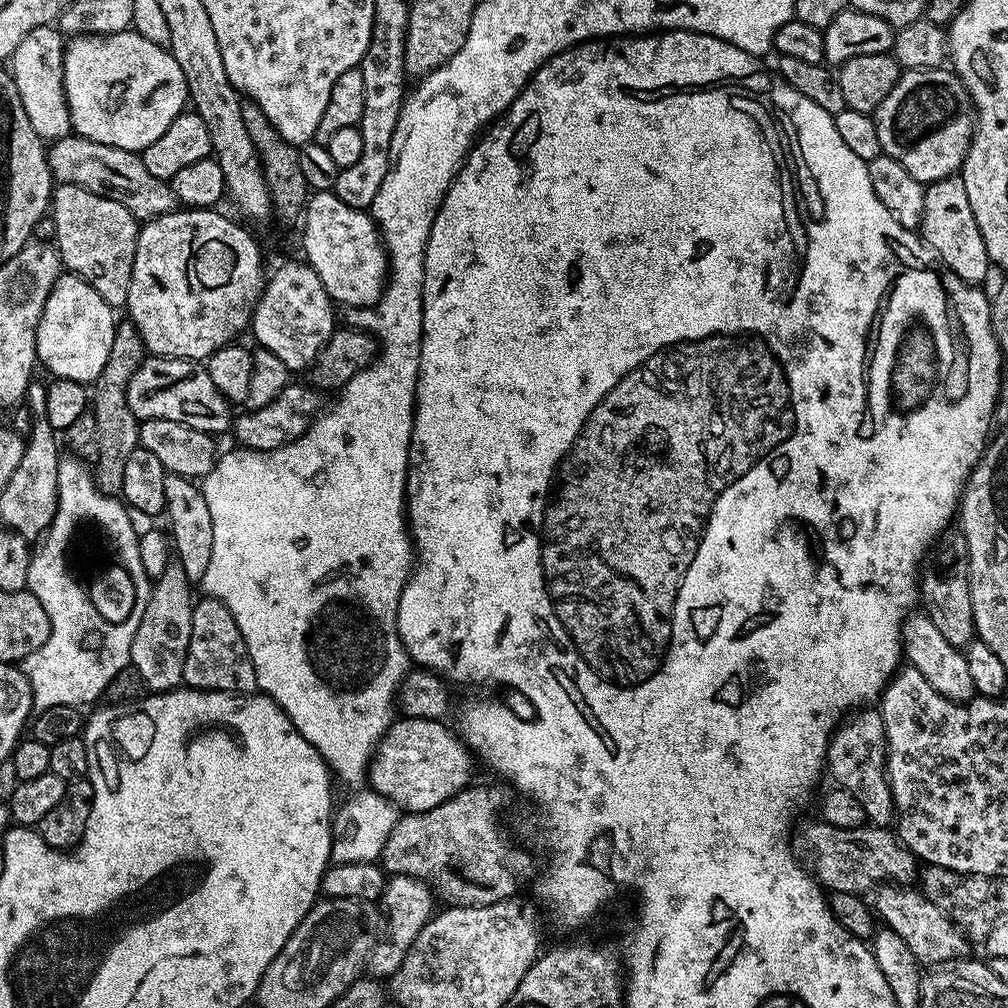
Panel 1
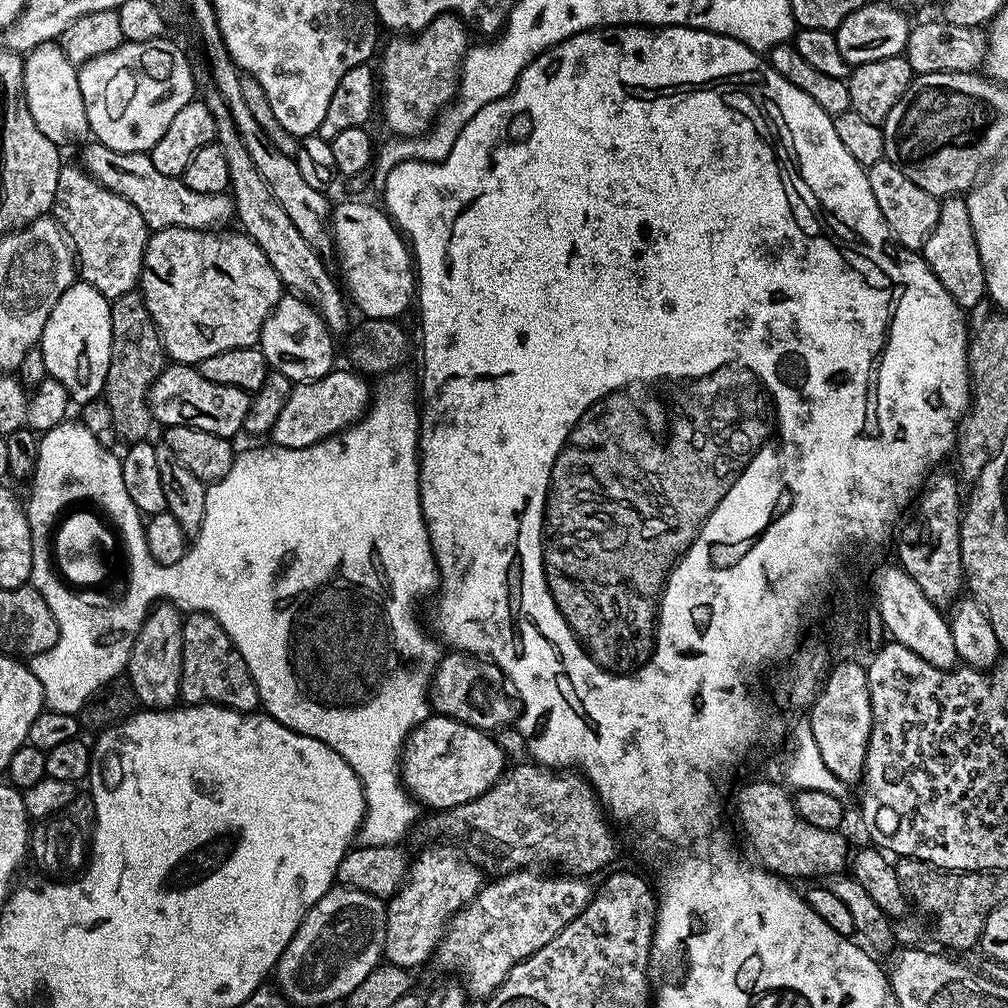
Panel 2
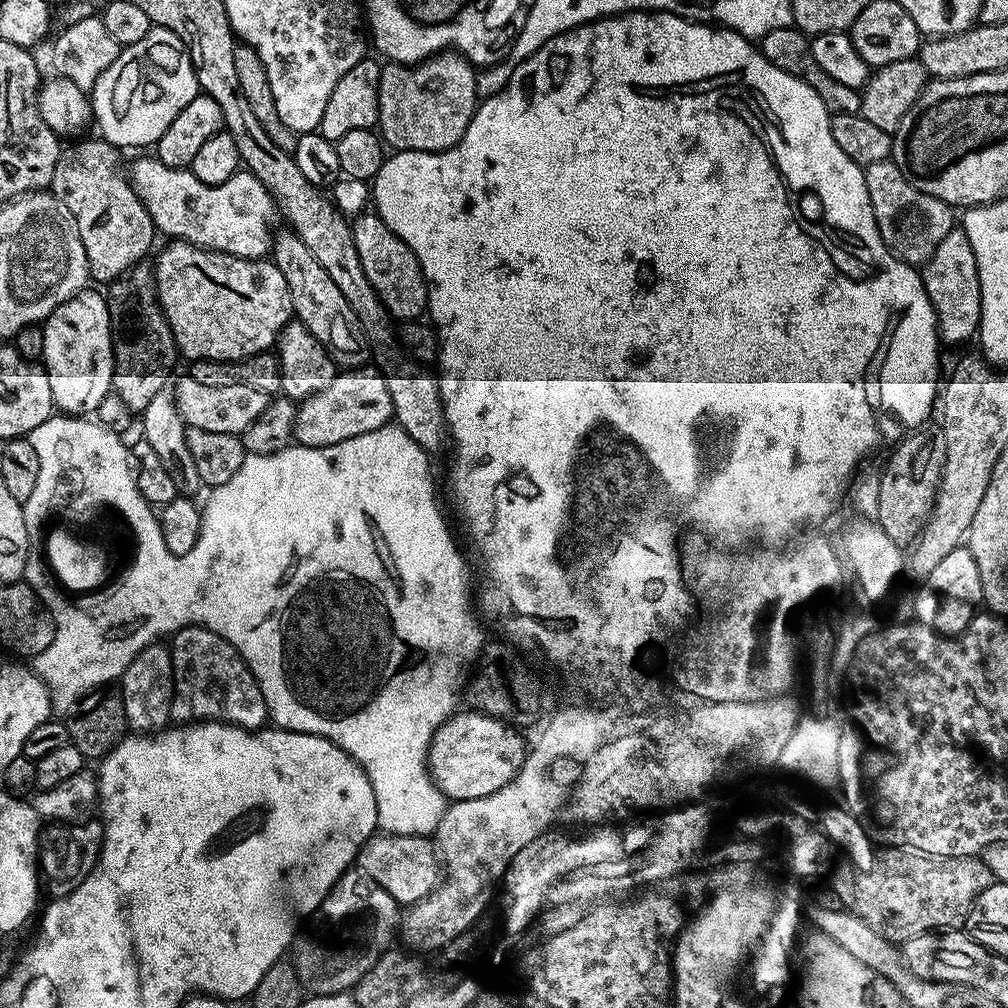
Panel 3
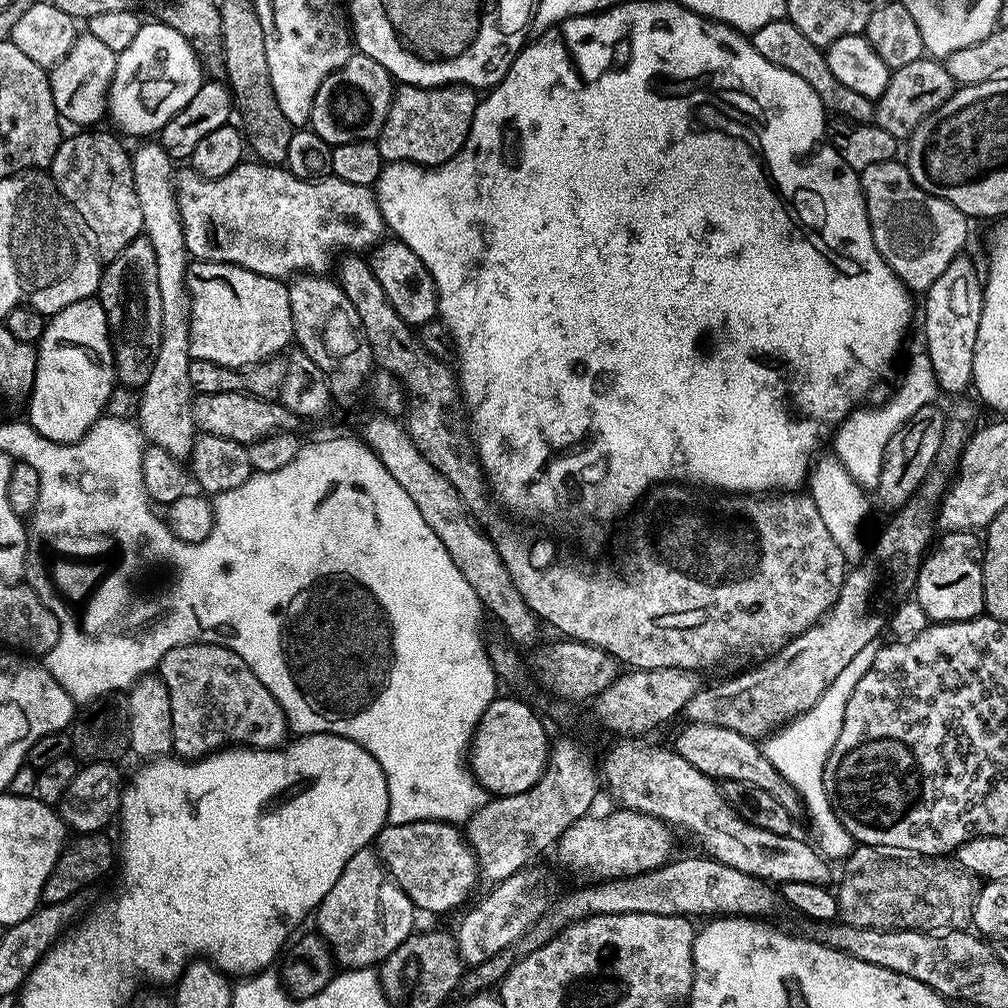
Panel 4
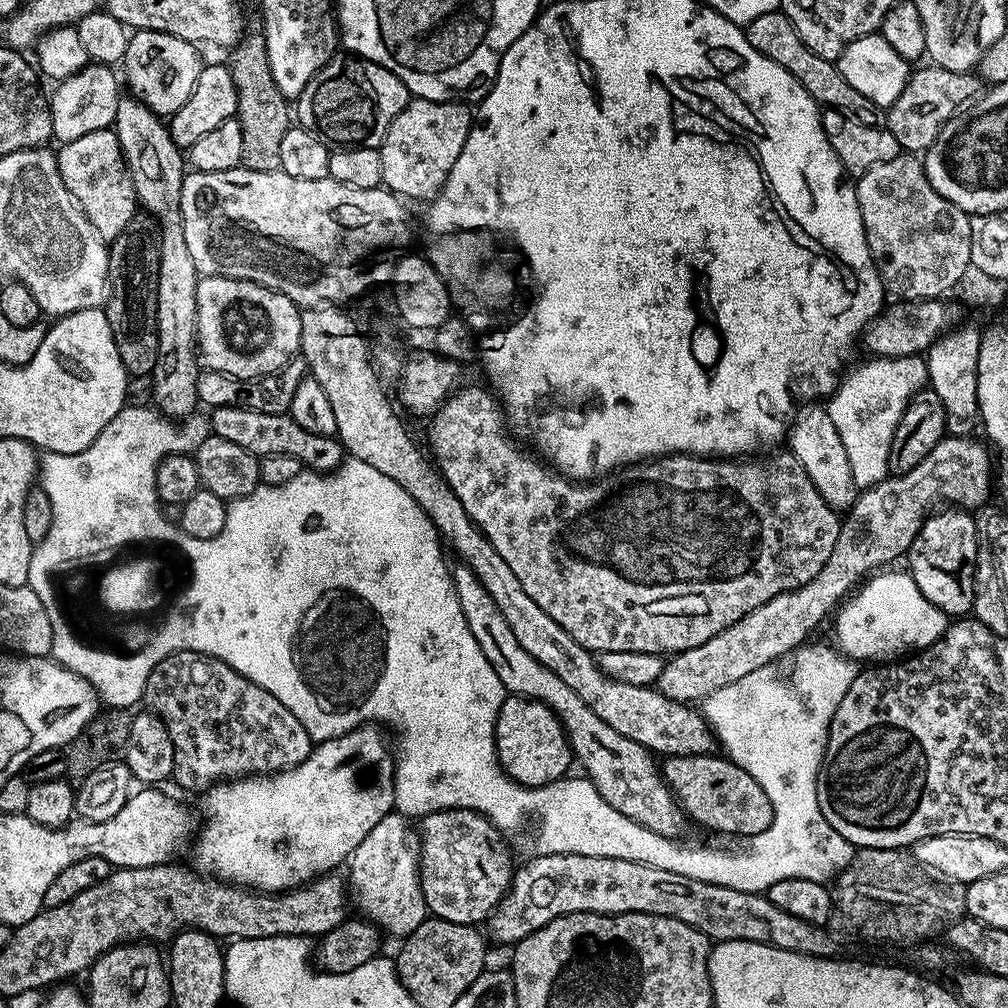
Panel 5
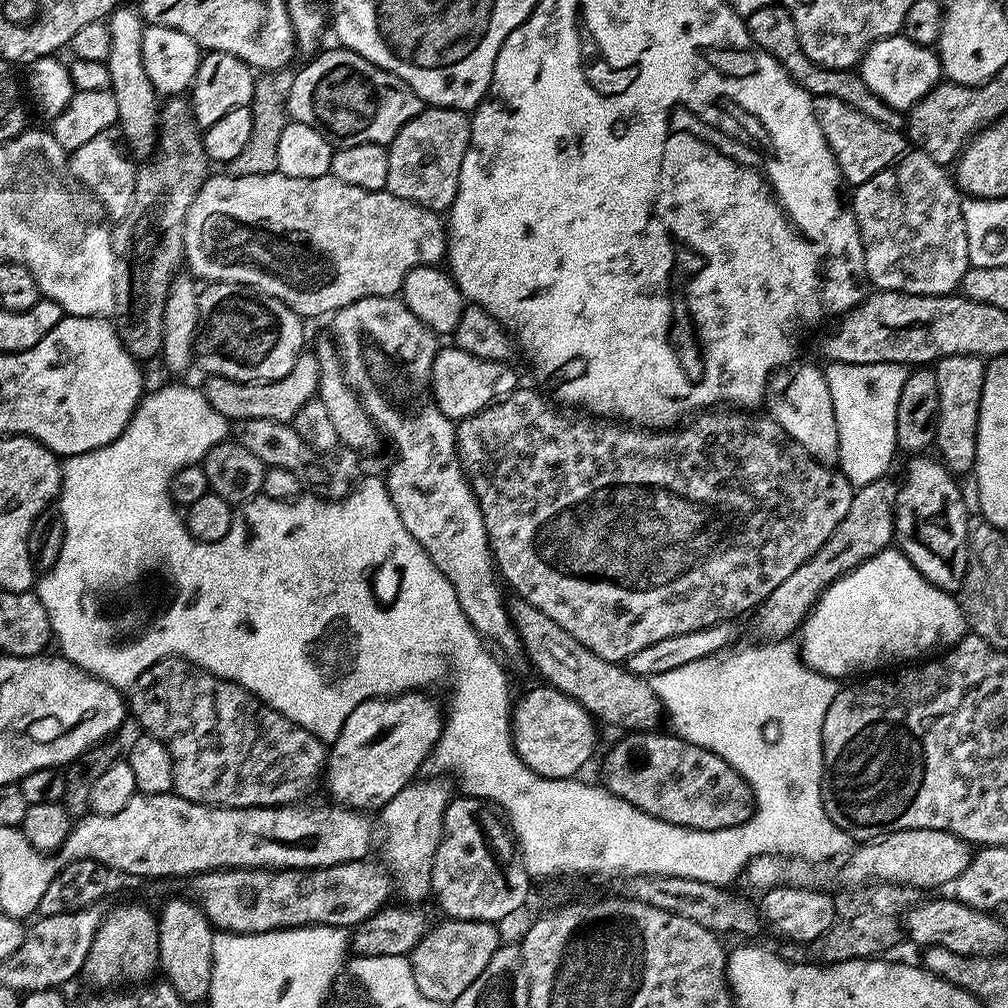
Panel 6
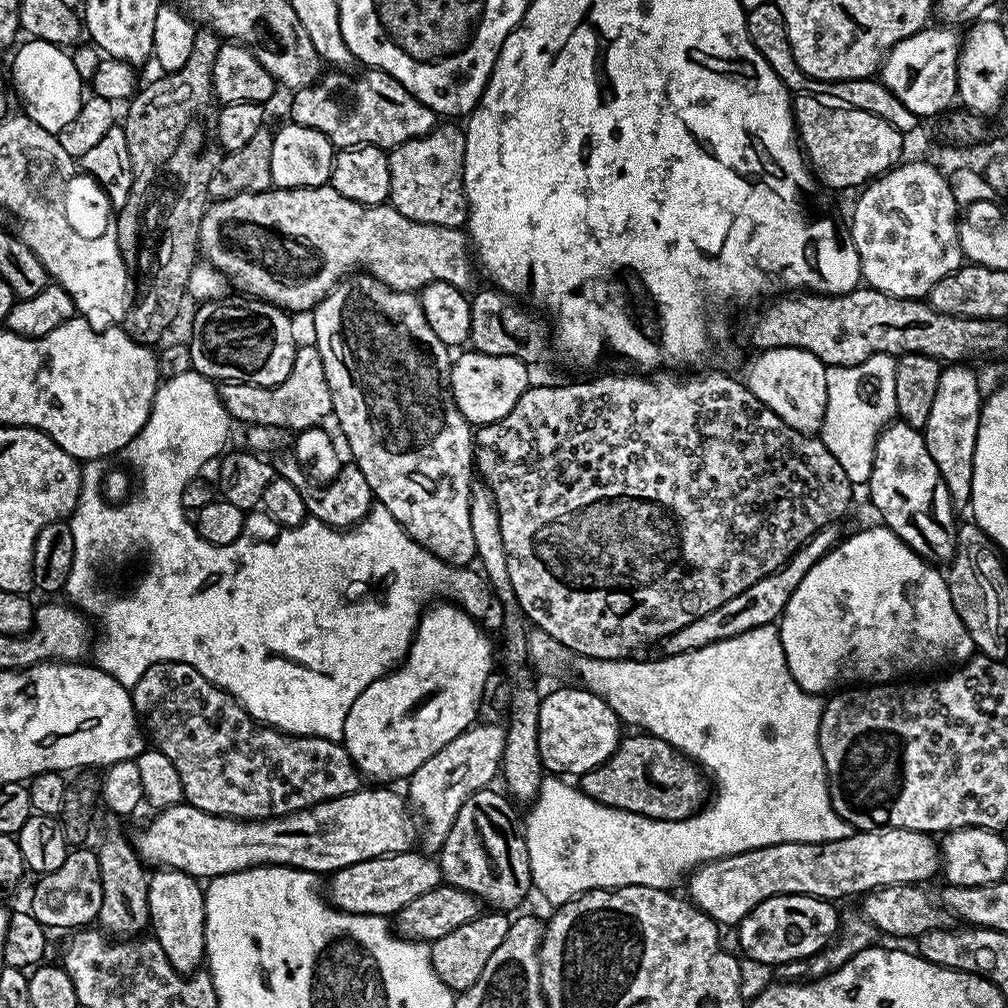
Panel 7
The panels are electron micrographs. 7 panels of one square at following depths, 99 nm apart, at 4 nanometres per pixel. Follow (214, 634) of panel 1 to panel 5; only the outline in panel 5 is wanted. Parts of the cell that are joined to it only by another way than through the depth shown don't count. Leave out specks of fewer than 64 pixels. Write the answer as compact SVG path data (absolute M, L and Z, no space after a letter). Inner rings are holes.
M175 652L158 662L146 678L143 703L162 718L174 742L172 780L192 792L229 778L290 770L314 747L306 726L270 690L262 690L226 662L201 652Z

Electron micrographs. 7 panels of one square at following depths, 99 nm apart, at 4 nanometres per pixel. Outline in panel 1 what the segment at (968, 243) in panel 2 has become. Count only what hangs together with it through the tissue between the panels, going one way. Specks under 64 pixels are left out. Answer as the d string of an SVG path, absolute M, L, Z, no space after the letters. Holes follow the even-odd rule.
M959 175L947 176L925 187L924 213L920 219L919 231L924 243L938 257L939 263L944 263L960 279L957 281L976 286L984 282L980 280L989 279L990 261L986 254L986 242L982 242L982 230L978 230L974 210L970 210L966 186Z

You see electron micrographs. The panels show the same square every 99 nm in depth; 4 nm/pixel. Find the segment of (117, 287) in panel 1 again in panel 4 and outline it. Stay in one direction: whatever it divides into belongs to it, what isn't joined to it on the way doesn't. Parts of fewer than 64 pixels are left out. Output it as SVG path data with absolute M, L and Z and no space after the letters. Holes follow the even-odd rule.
M82 130L80 134L61 139L48 172L56 189L72 205L85 231L92 237L97 256L108 263L143 233L144 223L134 190L129 151L114 135L96 131L100 130Z

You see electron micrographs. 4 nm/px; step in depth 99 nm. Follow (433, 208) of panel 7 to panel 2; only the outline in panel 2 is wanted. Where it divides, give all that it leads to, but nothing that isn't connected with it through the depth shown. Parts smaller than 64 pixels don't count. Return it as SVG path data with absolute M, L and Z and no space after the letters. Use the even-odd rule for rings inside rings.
M455 13L440 15L413 36L394 36L386 46L380 68L378 64L378 80L380 83L380 110L384 112L387 126L400 138L411 138L425 134L431 124L443 111L444 107L456 97L459 88L459 66L465 54L470 50L468 44L469 29Z

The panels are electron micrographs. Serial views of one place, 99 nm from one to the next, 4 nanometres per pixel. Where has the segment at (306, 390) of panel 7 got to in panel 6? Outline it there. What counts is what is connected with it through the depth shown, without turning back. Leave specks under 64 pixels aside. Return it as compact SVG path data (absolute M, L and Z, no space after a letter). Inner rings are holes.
M315 351L301 352L294 370L277 380L231 380L225 376L203 377L202 391L206 402L225 416L229 422L239 422L250 418L270 418L290 422L312 400L317 399L320 390L320 367Z

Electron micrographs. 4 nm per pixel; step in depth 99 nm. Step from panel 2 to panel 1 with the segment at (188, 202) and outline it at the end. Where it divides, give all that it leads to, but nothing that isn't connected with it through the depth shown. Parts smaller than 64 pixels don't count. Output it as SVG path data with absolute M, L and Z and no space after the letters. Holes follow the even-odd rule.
M69 134L48 148L48 165L57 185L73 184L108 199L116 199L140 222L147 222L155 216L173 211L178 204L175 194L172 193L171 183L154 178L154 174L146 170L144 157L140 152L106 146L85 136Z

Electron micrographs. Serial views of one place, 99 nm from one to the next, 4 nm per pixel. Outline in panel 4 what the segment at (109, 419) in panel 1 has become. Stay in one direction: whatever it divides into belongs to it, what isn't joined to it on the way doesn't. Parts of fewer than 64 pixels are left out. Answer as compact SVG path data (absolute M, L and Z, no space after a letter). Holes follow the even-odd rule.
M141 234L116 258L103 265L98 299L108 319L108 339L112 342L116 379L128 388L143 389L150 378L150 372L154 370L154 360L162 342L162 298L158 294L158 262L154 258L154 246L150 246L147 236Z

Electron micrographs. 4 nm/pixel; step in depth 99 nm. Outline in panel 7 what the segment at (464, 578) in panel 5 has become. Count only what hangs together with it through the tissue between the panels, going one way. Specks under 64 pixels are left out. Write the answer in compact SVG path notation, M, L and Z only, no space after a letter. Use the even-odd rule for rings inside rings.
M356 270L335 284L330 291L324 295L322 302L318 302L310 313L312 319L312 332L314 343L318 354L322 354L322 366L326 366L326 382L330 386L330 398L332 399L332 416L340 423L340 432L352 451L351 463L362 470L366 482L370 485L373 497L406 530L406 534L412 540L417 540L423 548L433 552L439 560L453 566L468 566L476 560L476 547L474 546L474 533L470 526L470 498L472 497L472 486L474 483L474 428L458 410L456 403L452 401L450 390L450 370L452 369L453 357L430 330L430 322L426 322L426 314L422 314L420 297L415 292L399 292L393 288L386 288L380 281L368 275L367 271Z

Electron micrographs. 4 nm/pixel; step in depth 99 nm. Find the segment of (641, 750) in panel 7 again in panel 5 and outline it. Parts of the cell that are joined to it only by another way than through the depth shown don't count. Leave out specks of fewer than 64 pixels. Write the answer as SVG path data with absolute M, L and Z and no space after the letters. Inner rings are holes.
M698 754L670 756L663 761L662 771L668 789L676 797L687 819L697 820L704 828L724 831L728 836L757 836L773 824L773 804L768 792L746 770L737 768L727 755Z

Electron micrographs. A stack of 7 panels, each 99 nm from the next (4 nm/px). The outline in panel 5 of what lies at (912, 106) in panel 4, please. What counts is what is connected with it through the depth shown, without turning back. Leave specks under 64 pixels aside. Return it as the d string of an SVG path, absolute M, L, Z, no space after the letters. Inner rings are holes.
M935 66L927 67L920 68L917 72L915 69L909 75L908 85L886 112L886 127L894 134L894 138L898 138L901 149L908 154L927 152L946 121L951 120L958 110L969 103L969 77L965 73L951 72Z

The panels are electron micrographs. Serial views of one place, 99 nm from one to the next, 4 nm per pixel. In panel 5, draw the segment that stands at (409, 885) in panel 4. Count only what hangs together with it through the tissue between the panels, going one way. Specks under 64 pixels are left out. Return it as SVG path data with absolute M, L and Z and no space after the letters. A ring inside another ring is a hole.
M465 808L438 810L419 821L420 833L420 885L426 898L429 913L435 919L459 924L480 926L495 912L502 898L512 885L514 863L508 857L504 844L500 841L501 833L484 815Z

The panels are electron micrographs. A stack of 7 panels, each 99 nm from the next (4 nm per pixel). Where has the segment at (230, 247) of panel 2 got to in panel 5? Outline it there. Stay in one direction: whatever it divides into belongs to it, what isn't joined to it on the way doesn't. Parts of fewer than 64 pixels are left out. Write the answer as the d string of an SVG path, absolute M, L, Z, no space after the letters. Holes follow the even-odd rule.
M200 276L196 358L201 369L218 370L238 378L254 378L278 371L300 350L301 309L290 298L253 280Z

